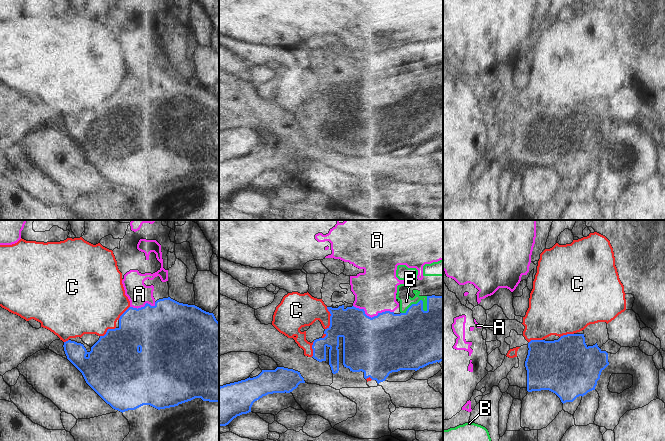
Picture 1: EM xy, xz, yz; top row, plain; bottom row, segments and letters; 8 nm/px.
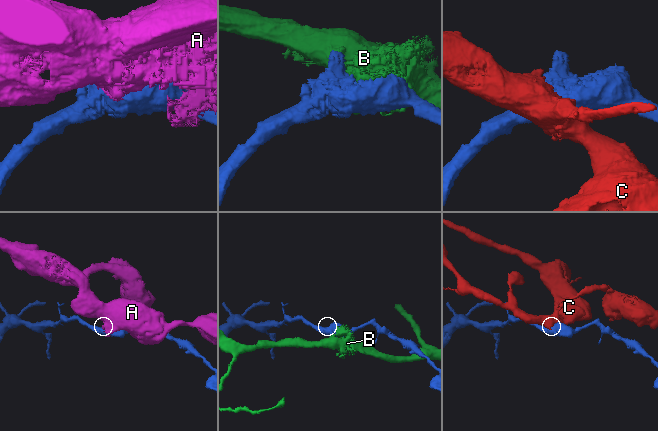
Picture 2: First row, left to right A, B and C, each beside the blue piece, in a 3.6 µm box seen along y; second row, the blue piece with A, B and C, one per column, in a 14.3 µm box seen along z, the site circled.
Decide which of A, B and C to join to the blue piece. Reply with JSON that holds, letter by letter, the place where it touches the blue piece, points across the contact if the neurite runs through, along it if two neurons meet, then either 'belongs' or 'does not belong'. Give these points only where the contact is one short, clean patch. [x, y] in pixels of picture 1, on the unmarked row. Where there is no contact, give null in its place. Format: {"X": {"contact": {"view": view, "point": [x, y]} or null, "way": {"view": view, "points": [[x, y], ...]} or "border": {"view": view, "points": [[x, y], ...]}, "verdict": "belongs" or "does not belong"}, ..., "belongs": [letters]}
{"A": {"contact": {"view": "xz", "point": [373, 93]}, "verdict": "does not belong"}, "B": {"contact": {"view": "xz", "point": [422, 78]}, "verdict": "does not belong"}, "C": {"contact": {"view": "xz", "point": [330, 94]}, "verdict": "does not belong"}, "belongs": []}

